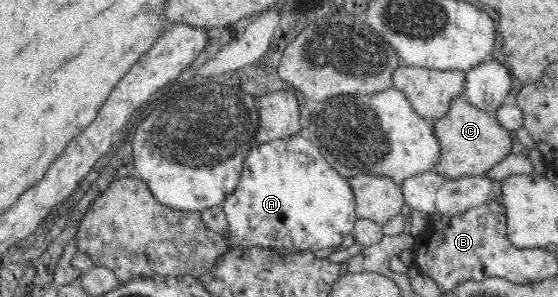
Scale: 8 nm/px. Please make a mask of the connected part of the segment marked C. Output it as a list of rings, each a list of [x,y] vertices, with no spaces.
[[[464,97],[450,101],[450,109],[442,118],[432,122],[433,131],[440,141],[441,153],[434,172],[447,178],[484,176],[494,165],[504,161],[512,150],[510,131],[501,124],[496,113],[474,107]]]

